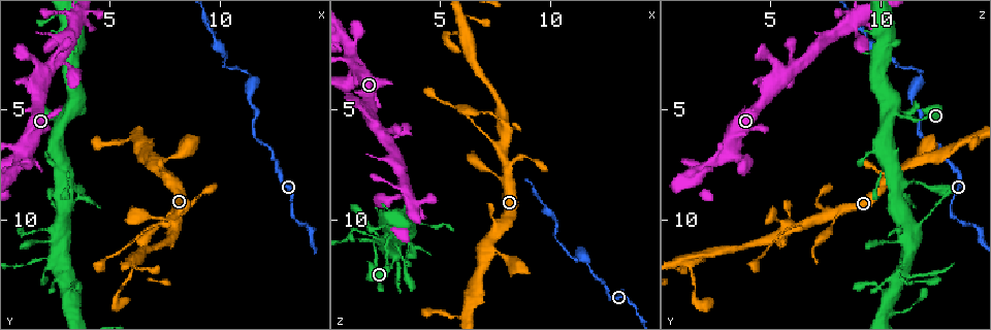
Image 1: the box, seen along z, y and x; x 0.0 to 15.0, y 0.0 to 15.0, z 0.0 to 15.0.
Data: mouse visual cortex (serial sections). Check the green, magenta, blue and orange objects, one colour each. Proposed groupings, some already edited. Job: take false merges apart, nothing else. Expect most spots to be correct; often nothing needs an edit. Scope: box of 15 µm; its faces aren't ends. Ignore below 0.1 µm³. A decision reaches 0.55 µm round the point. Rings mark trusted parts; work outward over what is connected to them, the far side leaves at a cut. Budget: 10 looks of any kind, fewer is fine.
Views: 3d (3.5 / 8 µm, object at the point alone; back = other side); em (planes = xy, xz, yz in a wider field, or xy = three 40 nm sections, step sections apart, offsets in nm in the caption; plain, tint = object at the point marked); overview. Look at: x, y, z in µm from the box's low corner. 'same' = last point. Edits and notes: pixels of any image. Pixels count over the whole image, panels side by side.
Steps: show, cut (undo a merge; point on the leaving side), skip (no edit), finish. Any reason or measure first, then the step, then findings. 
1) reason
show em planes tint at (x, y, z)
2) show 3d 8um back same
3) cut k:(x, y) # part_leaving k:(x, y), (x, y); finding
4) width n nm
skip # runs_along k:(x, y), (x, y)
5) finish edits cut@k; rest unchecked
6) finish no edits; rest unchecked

three-way junction
show 3d 3.5um at (7.9, 10.2, 6.8)

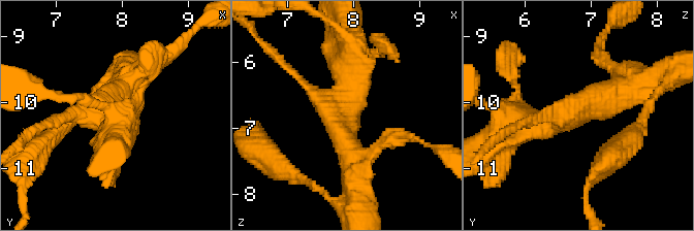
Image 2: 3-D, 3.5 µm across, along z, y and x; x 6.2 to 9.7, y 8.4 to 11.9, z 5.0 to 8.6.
arms 3; arm_widths 150, 400, 450 nm; shape alone is not enough
show em xy step 2 tint at (7.85, 10.15, 6.80)

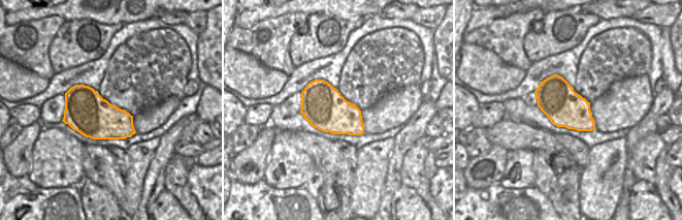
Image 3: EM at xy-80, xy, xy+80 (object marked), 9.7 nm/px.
skip # runs_along 2:(637, 84), (571, 119), (518, 128); all the same cell

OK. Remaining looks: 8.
show 3d 8um at (11.6, 5.7, 11.8)

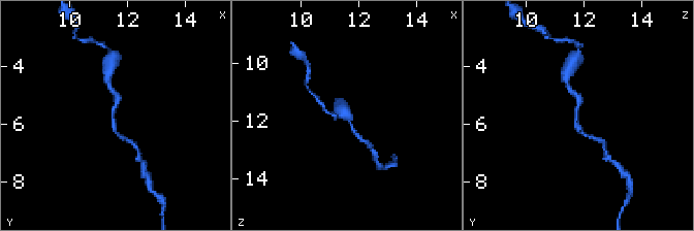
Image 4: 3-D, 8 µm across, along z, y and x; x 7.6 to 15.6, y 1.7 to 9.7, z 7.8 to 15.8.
show 3d 3.5um at (11.5, 5.7, 11.7)

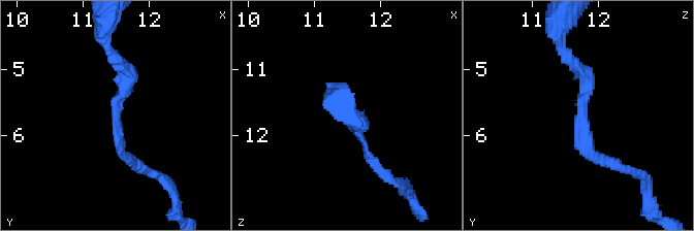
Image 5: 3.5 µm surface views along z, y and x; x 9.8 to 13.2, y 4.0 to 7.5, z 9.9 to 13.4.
now the EM
show em xy step 5 tint at (11.55, 5.70, 11.80)

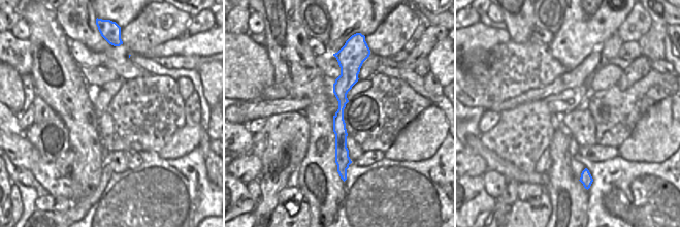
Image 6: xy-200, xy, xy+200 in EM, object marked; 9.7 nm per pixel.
skip # runs_along 5:(612, 165), (584, 142), (586, 73), (567, 57); continuous, no second cell

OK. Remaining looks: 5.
abrupt turn
show 3d 3.5um at (11.2, 3.2, 11.9)

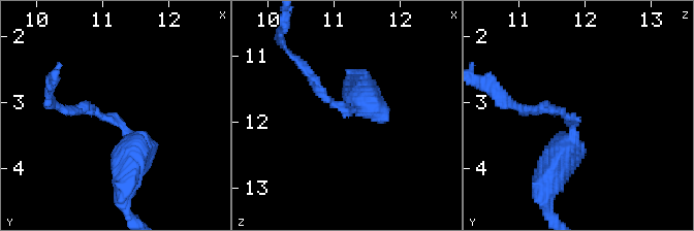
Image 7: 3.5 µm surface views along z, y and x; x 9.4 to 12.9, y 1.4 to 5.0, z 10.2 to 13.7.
arm_widths 150, 450 nm; need the tissue
show em xy step 2 tint at (11.15, 3.25, 11.80)

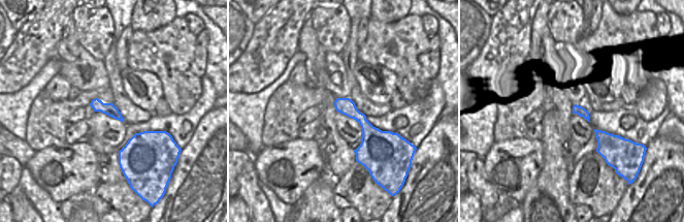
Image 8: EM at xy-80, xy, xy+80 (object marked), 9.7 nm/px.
skip # runs_along 7:(128, 174), (128, 133), (113, 118), (68, 111); one cell here

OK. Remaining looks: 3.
looks like a crossing
show 3d 3.5um back at (2.5, 2.9, 6.4)

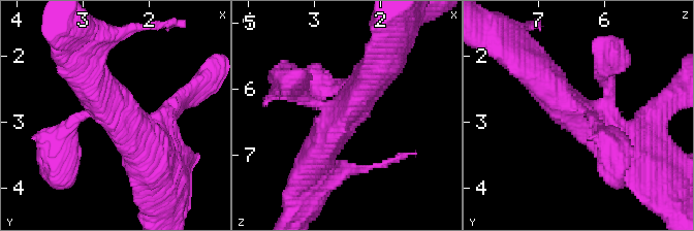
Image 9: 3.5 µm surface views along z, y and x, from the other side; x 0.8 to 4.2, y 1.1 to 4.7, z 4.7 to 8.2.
arms 4; arm_widths 200, 200, 400, 500 nm
show em planes tint at (2.55, 2.85, 6.40)

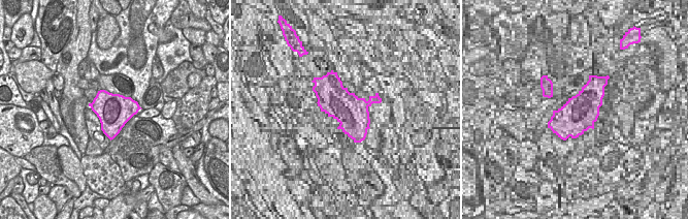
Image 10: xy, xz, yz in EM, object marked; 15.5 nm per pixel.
skip # runs_along 9:(622, 157), (534, 71); one cell here

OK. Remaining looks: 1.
finish no edits; rest unchecked

